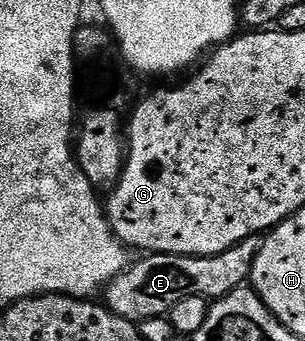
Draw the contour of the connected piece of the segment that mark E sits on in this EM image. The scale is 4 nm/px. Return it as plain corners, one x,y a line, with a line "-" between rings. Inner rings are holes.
256,235
208,257
190,257
172,253
153,253
144,261
128,264
127,268
111,280
105,290
106,308
118,317
132,323
142,323
151,317
170,314
181,299
206,297
218,299
248,284
251,268
263,246
263,237

